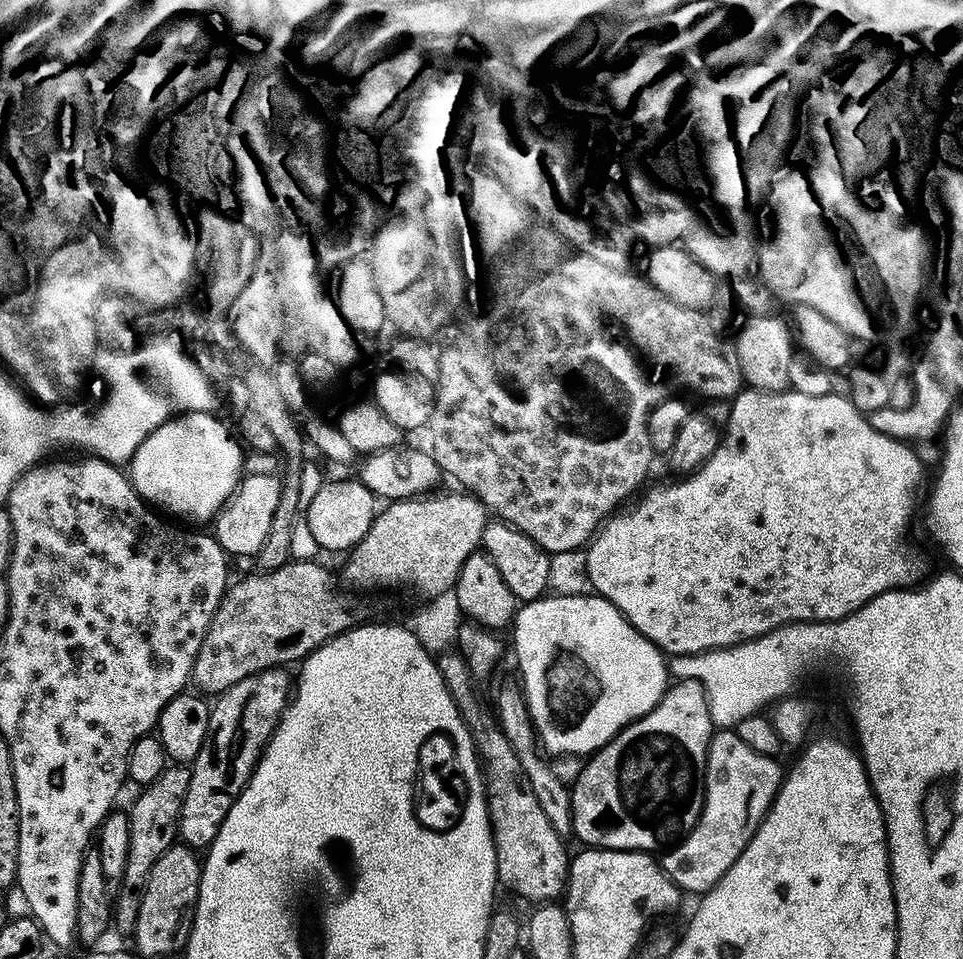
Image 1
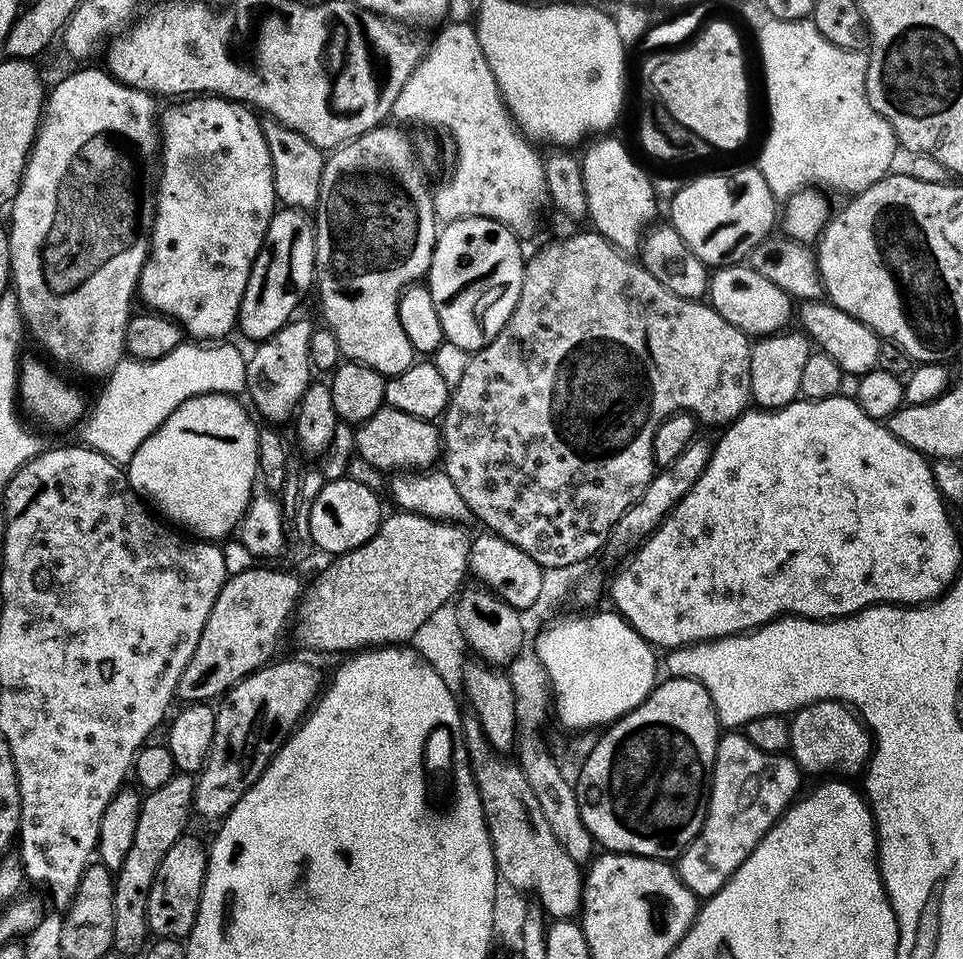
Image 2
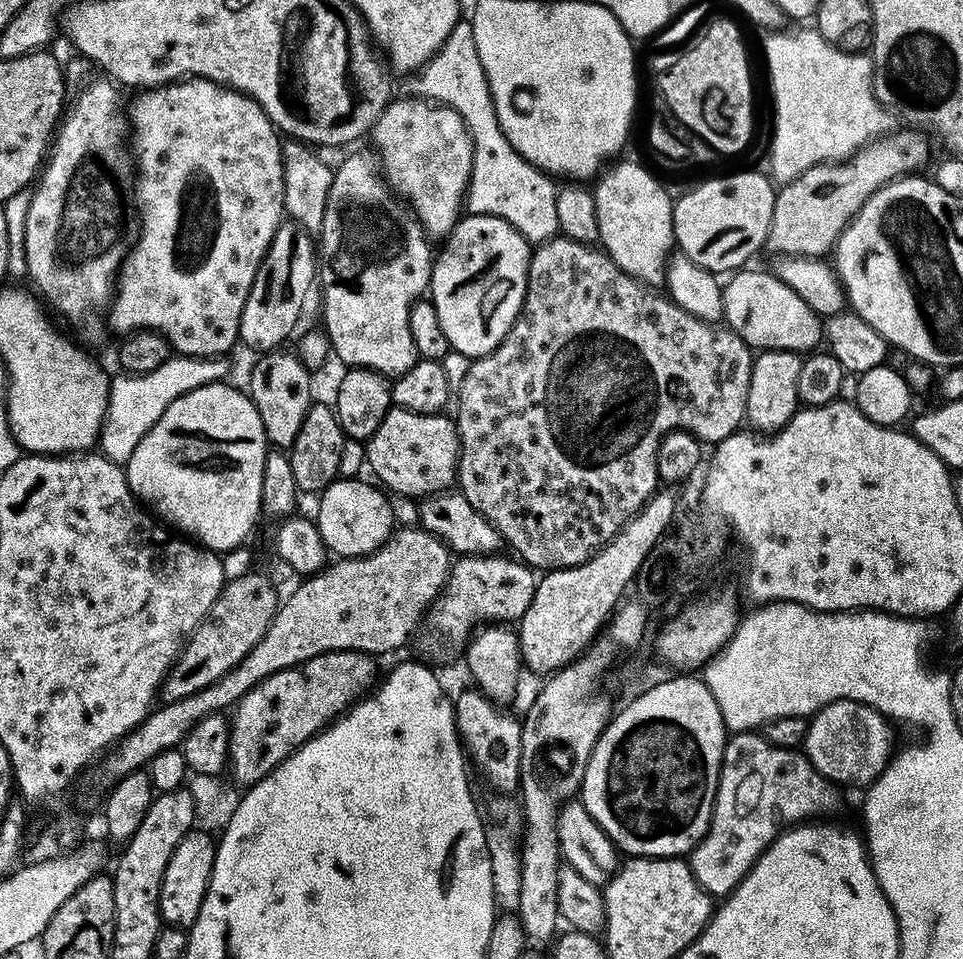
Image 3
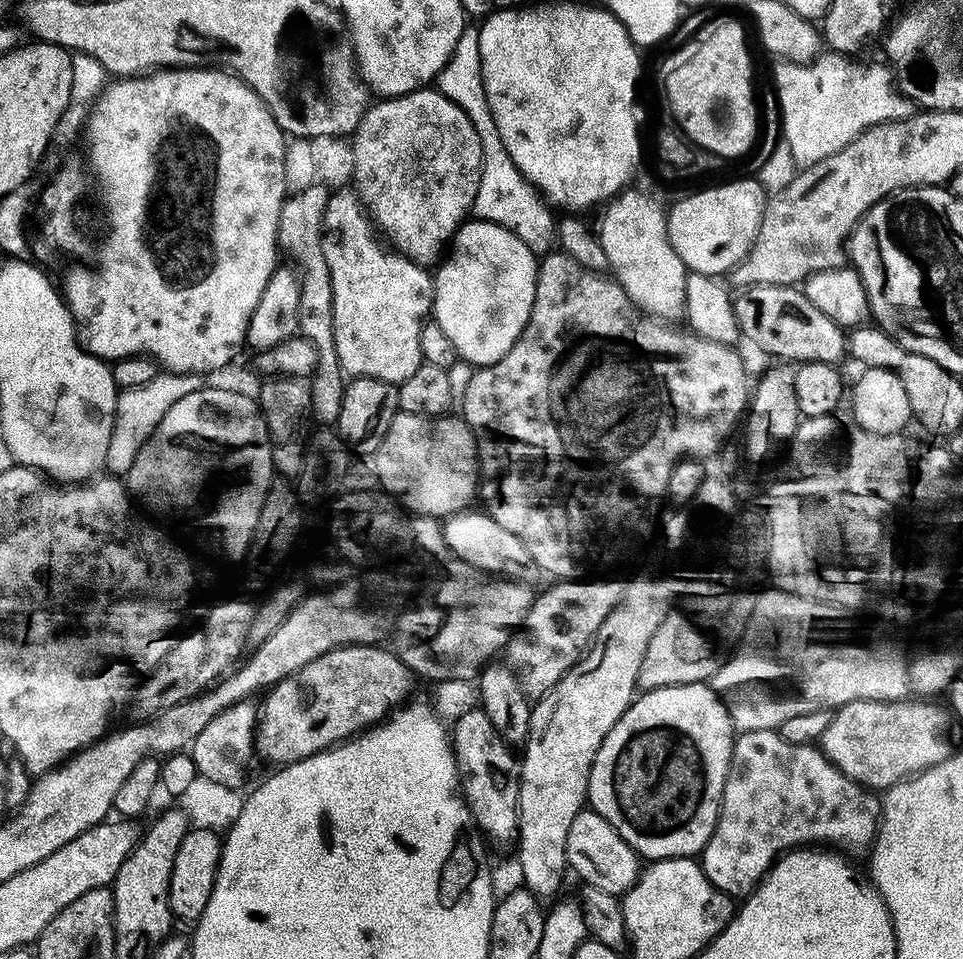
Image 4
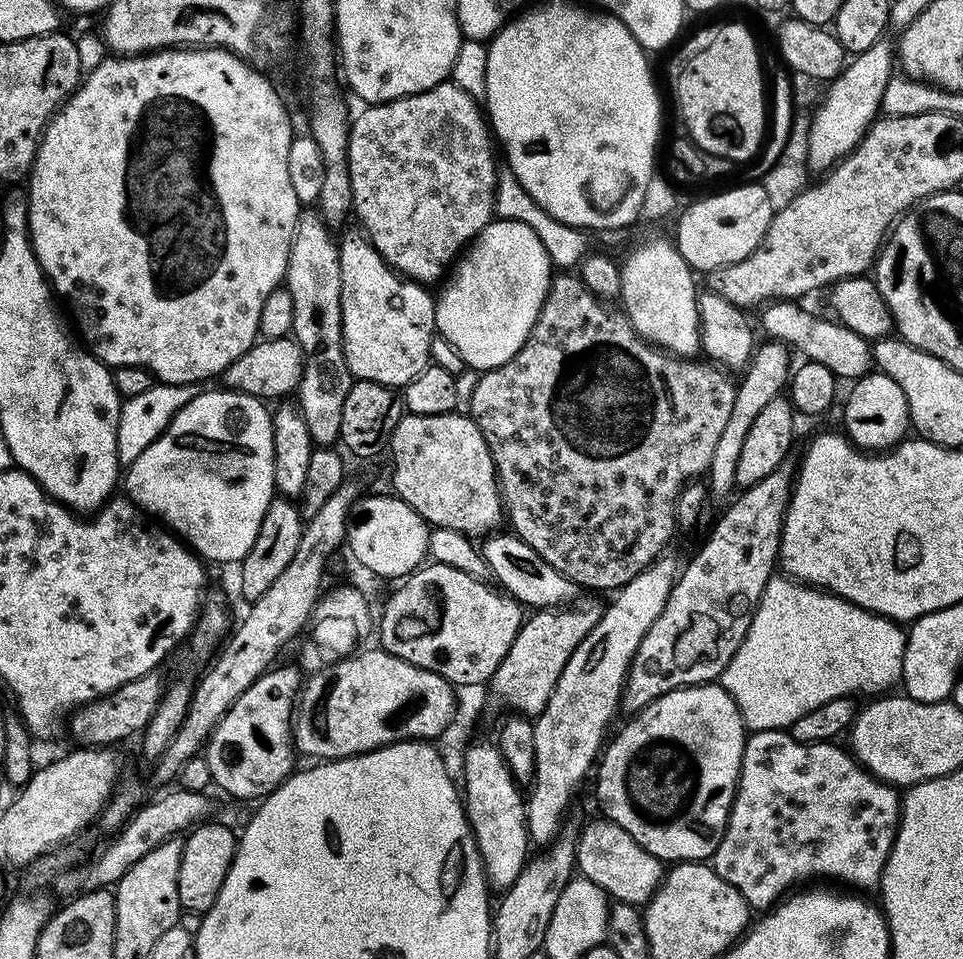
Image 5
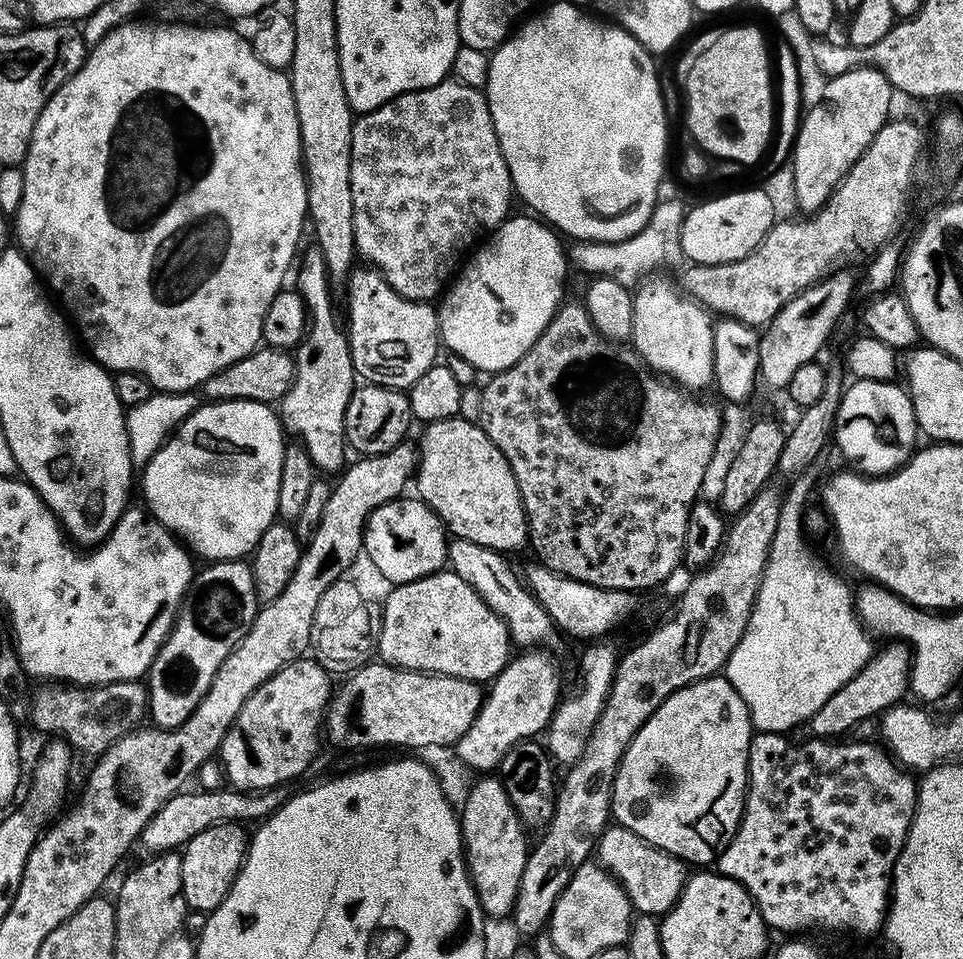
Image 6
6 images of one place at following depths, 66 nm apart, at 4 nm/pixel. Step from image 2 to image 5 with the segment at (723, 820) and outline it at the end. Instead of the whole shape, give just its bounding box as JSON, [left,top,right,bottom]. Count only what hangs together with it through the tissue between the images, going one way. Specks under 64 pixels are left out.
[710,728,902,910]

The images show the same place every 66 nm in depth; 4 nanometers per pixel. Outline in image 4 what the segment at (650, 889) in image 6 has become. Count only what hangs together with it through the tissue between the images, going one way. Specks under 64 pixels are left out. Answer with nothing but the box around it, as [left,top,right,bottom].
[567,808,642,896]

